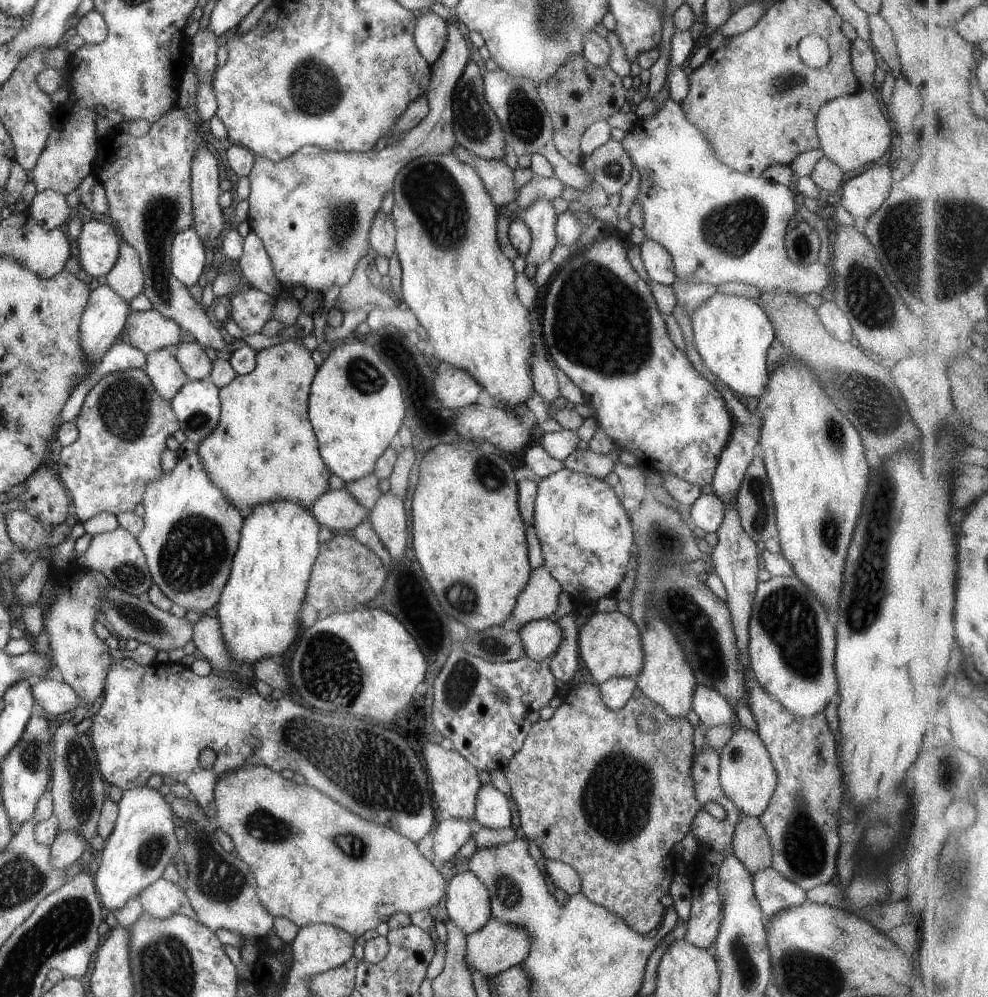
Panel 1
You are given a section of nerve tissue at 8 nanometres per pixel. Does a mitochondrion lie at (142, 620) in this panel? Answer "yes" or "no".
yes

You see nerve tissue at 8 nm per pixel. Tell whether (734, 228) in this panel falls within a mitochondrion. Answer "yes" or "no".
yes

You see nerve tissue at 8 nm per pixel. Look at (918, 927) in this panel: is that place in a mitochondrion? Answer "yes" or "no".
no

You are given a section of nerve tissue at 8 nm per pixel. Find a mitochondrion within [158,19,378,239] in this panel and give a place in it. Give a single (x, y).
(315, 90)

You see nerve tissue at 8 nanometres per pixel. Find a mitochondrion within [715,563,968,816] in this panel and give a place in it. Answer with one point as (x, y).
(786, 615)

